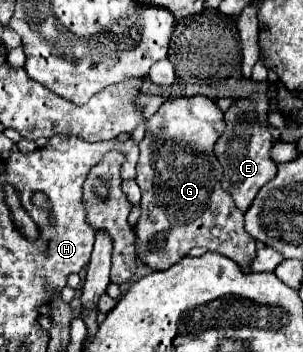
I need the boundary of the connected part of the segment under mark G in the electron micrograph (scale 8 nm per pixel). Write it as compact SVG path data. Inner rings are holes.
M183 97L159 107L159 111L147 121L147 131L143 141L139 143L141 157L137 163L137 185L143 191L141 197L141 219L135 225L137 233L137 257L141 263L151 269L167 269L173 267L179 259L187 255L191 247L205 247L207 251L221 253L231 257L241 271L251 273L251 263L255 259L255 239L247 235L243 229L243 213L235 207L231 195L221 187L221 183L213 183L223 177L223 167L215 155L215 143L219 135L225 131L223 111L209 97Z

